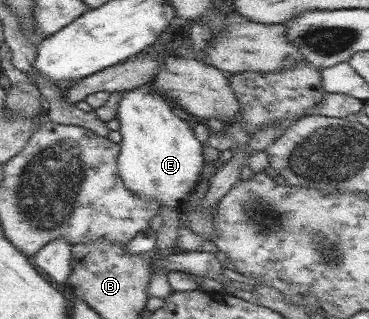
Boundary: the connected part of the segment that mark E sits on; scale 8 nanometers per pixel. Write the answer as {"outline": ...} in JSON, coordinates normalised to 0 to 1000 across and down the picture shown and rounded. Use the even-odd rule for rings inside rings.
{"outline":[[[398,270],[333,285],[317,367],[325,382],[325,476],[317,533],[333,574],[371,611],[425,624],[434,639],[488,655],[512,592],[545,561],[556,517],[550,455],[504,376],[474,361],[458,310]]]}

